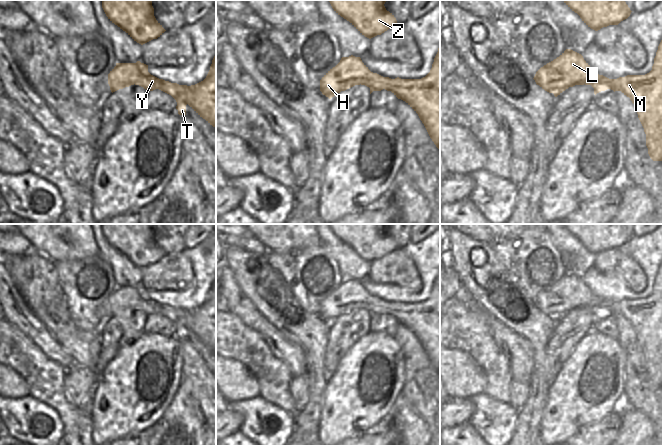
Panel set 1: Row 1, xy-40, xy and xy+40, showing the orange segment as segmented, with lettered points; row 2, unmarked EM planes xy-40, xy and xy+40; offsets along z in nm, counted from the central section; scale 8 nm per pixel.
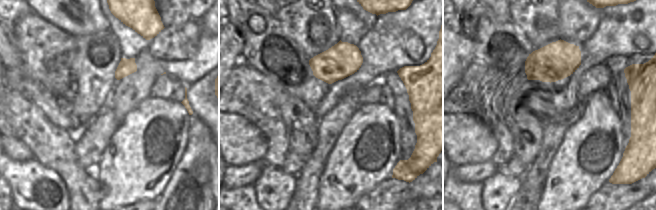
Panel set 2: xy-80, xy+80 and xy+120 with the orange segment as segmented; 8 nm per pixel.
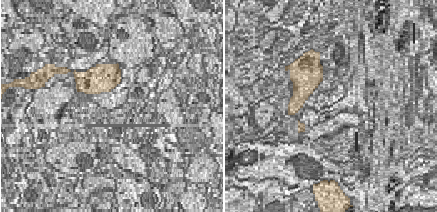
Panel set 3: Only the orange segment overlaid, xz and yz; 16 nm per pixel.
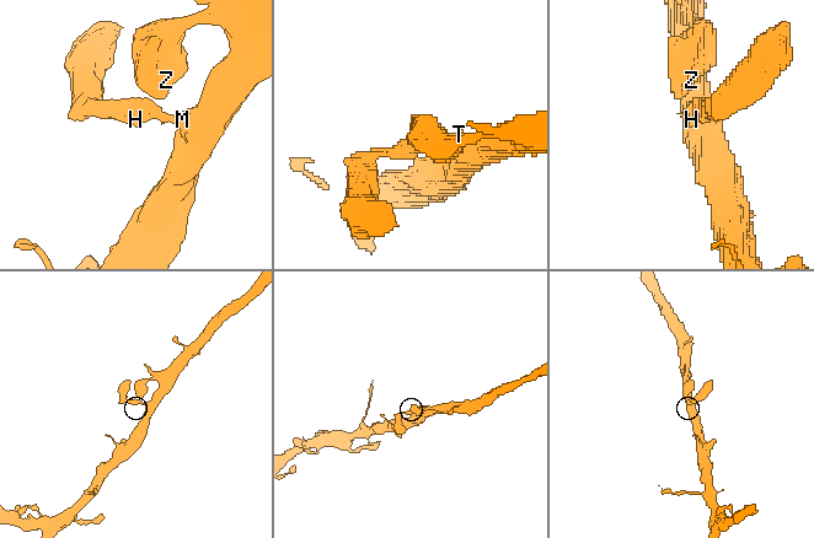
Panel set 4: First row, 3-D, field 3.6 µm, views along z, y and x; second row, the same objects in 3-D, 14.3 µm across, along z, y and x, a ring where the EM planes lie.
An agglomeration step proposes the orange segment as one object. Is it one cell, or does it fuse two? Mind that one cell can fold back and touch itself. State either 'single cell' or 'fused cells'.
fused cells

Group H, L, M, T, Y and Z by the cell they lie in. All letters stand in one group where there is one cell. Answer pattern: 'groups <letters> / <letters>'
groups H L / M T Y Z

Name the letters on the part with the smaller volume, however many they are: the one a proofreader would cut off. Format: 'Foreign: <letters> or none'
Foreign: H, L

